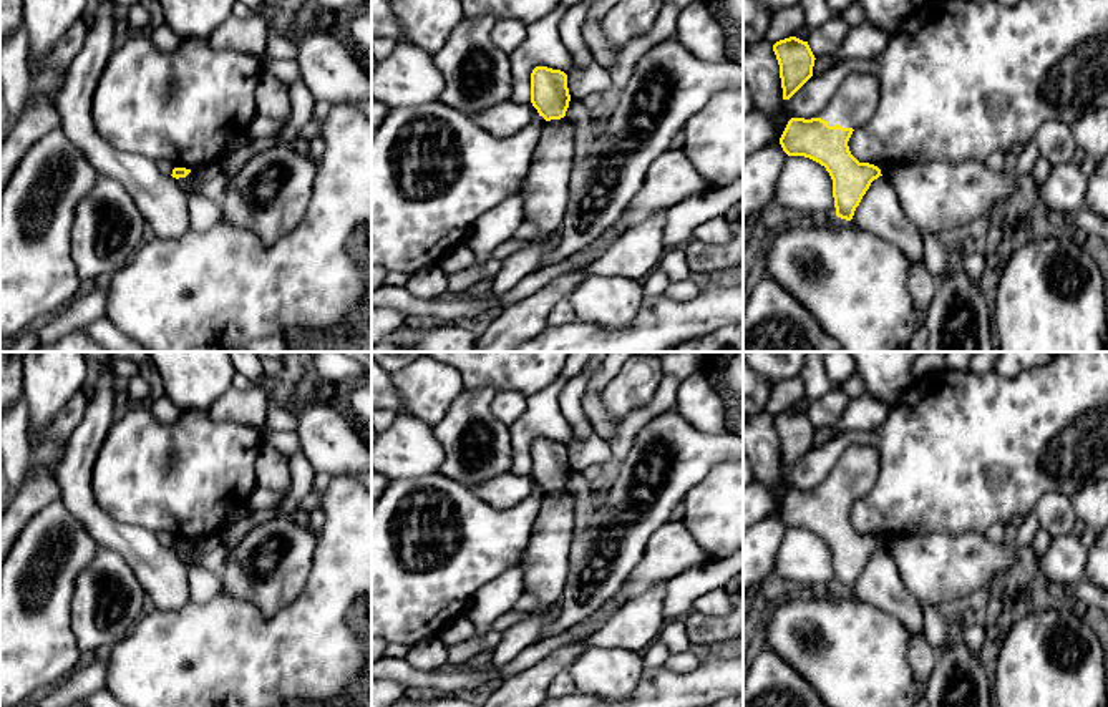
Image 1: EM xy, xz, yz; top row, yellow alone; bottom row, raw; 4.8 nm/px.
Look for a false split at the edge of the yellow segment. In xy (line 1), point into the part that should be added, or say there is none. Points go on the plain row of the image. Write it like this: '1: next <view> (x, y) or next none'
1: next none

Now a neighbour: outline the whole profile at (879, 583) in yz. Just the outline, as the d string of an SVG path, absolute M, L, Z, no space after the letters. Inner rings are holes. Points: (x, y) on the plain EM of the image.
M886 548L874 551L851 591L861 601L896 617L911 632L909 666L912 675L927 679L934 649L924 632L924 614L919 599L911 594Z

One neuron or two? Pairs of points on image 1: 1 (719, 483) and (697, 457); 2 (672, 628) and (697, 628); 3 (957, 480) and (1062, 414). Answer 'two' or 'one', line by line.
1: two
2: two
3: one

